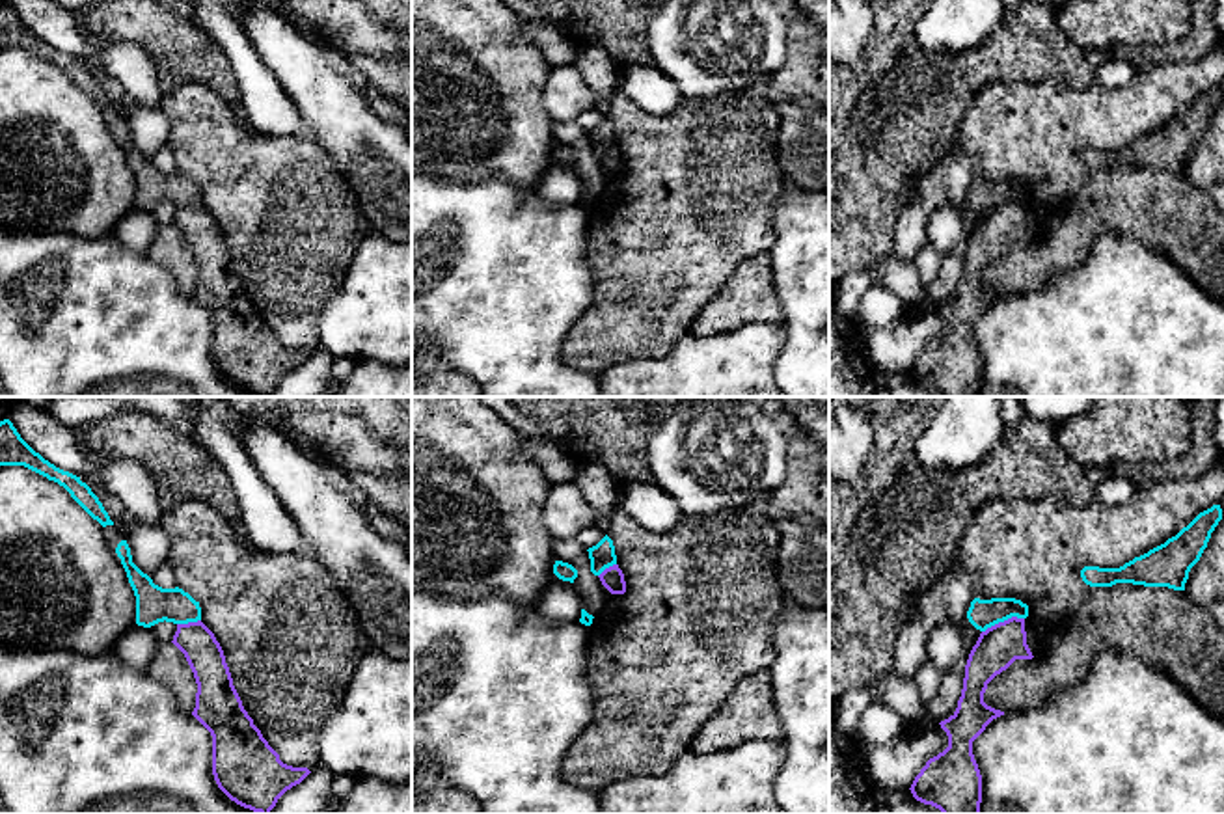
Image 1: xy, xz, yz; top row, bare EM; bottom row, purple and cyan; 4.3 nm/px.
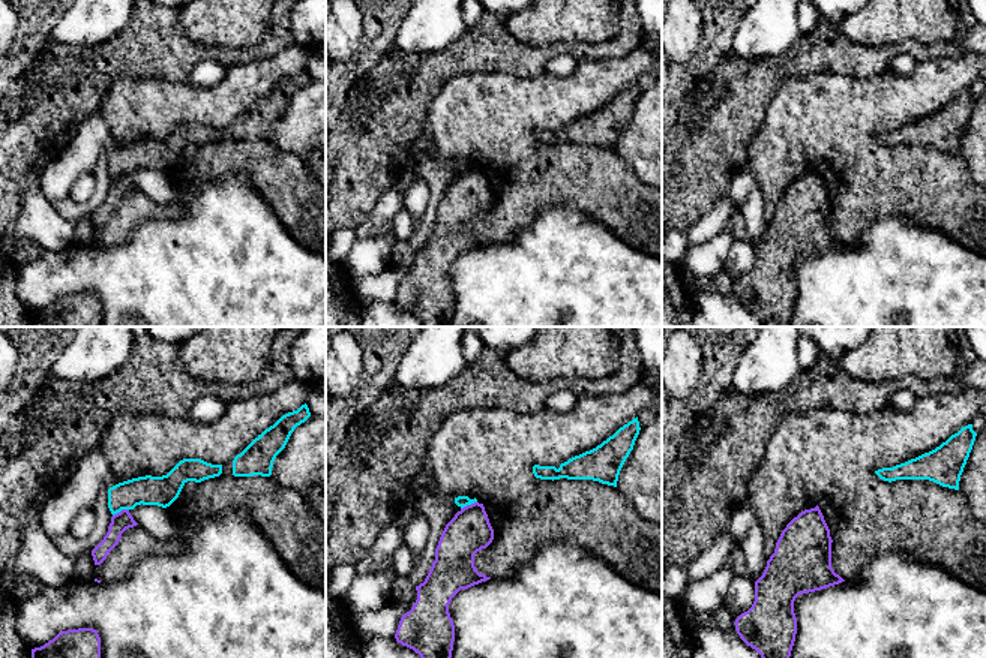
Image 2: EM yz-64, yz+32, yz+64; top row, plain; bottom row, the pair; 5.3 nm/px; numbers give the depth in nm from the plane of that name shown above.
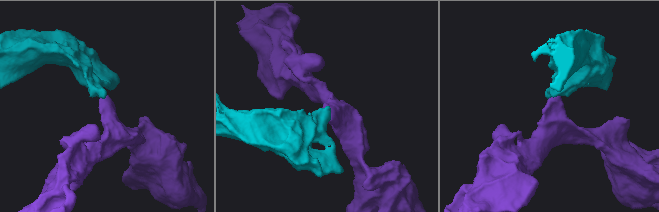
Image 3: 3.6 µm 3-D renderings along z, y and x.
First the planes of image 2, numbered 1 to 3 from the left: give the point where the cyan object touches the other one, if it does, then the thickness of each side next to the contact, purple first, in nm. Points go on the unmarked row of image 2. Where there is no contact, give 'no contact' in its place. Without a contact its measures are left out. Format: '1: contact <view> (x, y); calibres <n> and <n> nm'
1: contact yz-64 (120, 176); calibres 100 and 160 nm
2: contact yz+32 (468, 170); calibres 220 and 60 nm
3: no contact

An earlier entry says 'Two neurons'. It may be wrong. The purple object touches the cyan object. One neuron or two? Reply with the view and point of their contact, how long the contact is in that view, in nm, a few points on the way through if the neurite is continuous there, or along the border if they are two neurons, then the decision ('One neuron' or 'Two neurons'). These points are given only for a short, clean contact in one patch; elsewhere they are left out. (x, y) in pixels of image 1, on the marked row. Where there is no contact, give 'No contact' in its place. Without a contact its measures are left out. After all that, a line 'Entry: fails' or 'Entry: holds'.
Touches purple at yz (1005, 621). Shared border 200 nm. Boundary: yz (1023, 617), (1008, 617), (982, 632). Two neurons
Entry: holds

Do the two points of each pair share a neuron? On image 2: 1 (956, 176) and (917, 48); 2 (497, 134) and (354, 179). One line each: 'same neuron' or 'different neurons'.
1: different neurons
2: different neurons

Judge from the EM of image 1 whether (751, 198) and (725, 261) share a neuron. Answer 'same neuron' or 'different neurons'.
same neuron

